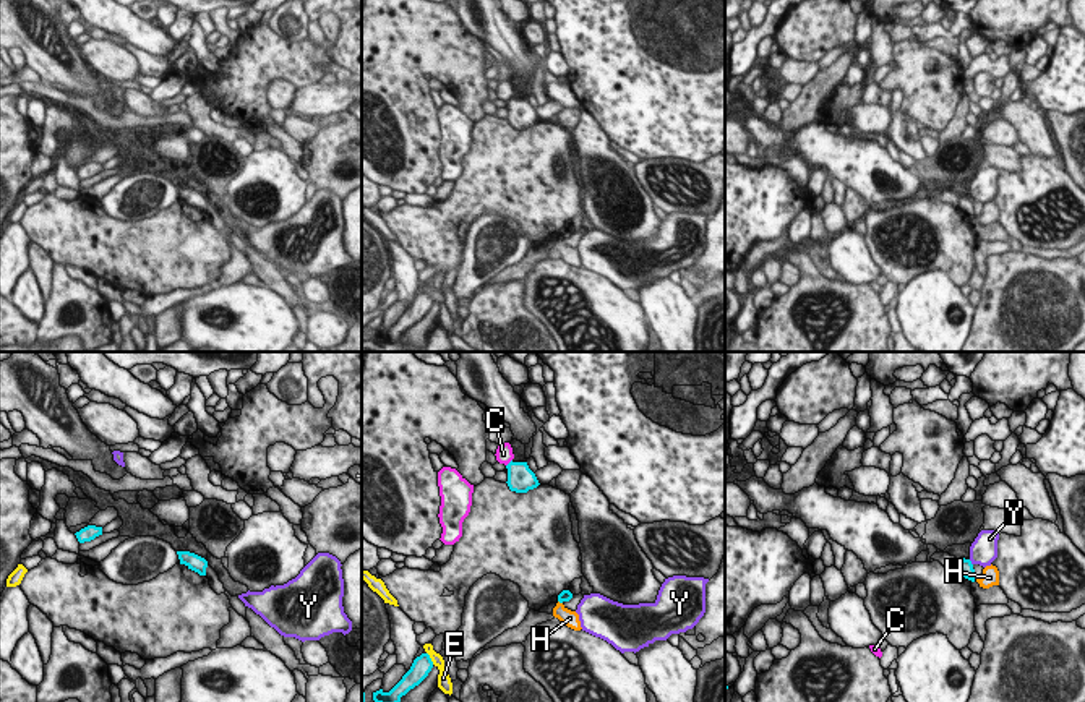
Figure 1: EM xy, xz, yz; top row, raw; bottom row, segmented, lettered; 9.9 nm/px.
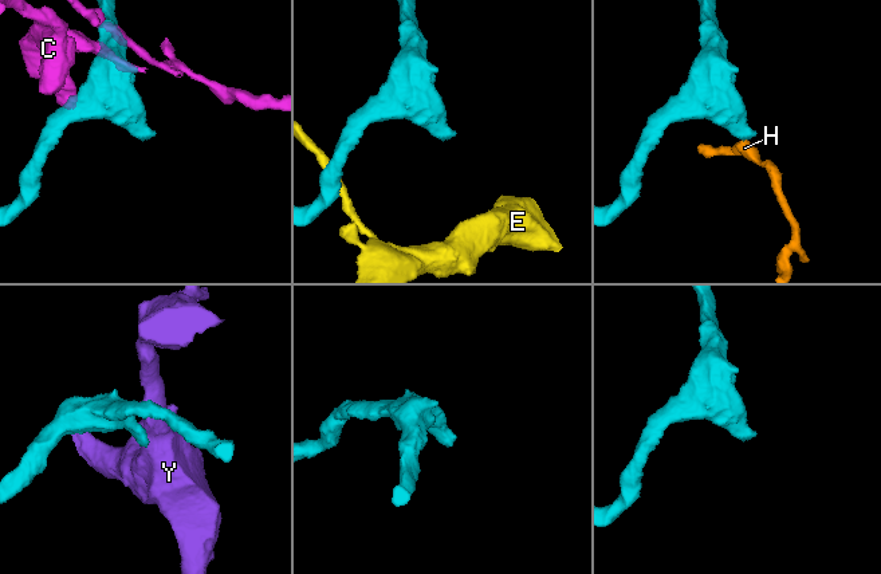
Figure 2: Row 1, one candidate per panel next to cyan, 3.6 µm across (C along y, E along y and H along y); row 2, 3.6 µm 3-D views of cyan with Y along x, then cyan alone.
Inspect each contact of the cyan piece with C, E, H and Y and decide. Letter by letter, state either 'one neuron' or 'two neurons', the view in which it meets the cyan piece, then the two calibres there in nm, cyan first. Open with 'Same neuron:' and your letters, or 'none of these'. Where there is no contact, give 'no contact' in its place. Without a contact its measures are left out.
Same neuron: none of these
C: two neurons | xz | 280/160 nm
E: two neurons | xz | 200/130 nm
H: two neurons | xz | 120/160 nm
Y: two neurons | yz | 140/280 nm

